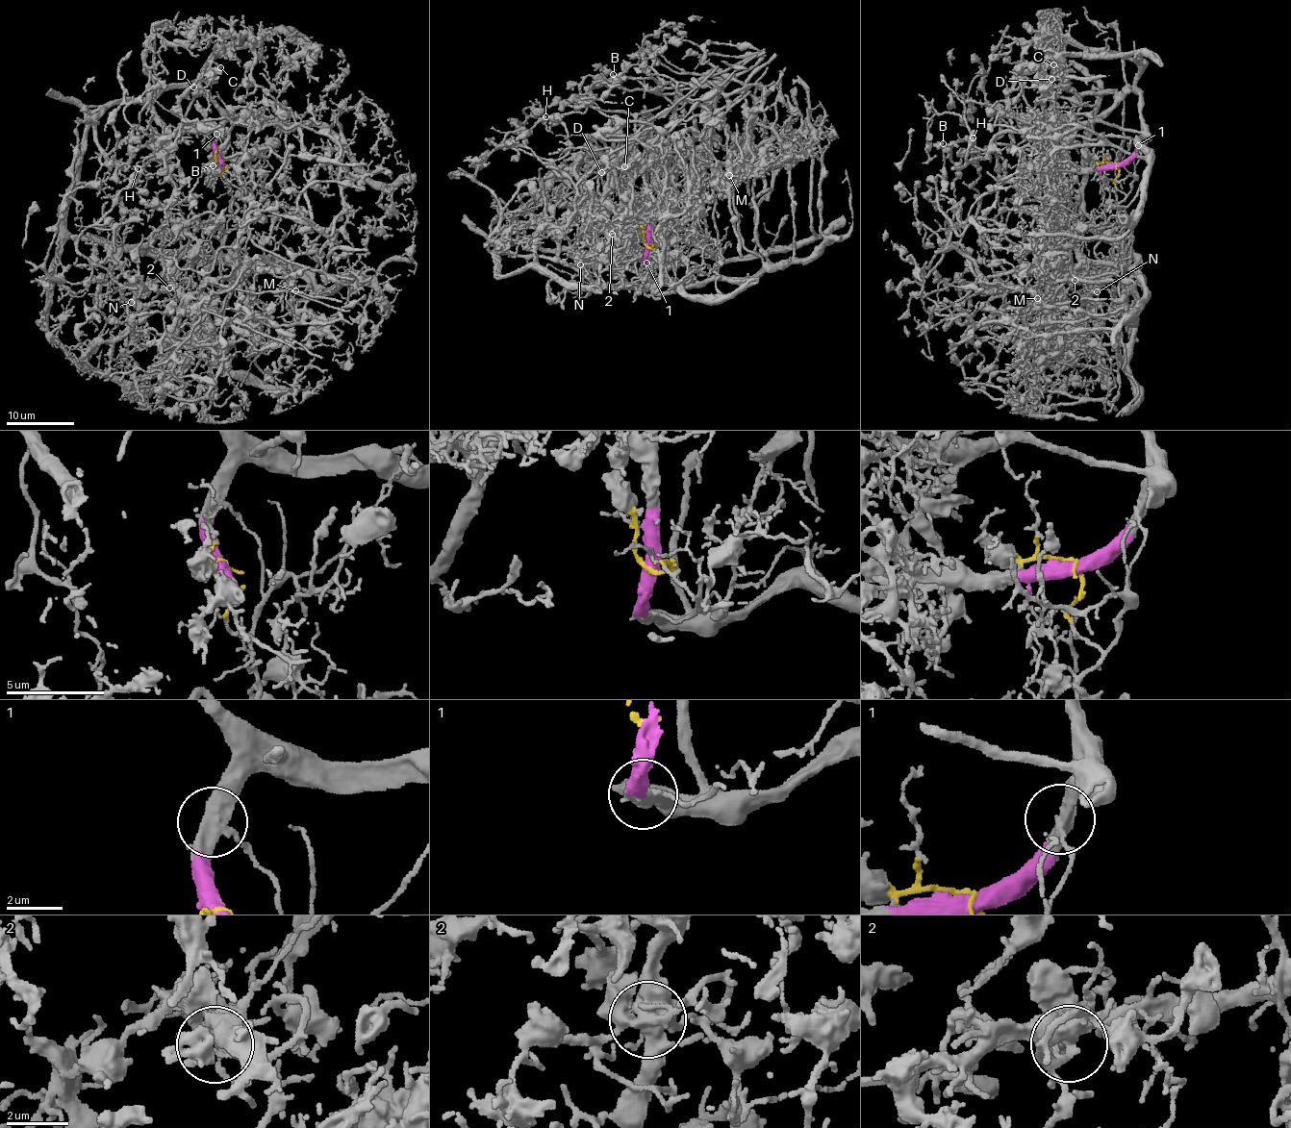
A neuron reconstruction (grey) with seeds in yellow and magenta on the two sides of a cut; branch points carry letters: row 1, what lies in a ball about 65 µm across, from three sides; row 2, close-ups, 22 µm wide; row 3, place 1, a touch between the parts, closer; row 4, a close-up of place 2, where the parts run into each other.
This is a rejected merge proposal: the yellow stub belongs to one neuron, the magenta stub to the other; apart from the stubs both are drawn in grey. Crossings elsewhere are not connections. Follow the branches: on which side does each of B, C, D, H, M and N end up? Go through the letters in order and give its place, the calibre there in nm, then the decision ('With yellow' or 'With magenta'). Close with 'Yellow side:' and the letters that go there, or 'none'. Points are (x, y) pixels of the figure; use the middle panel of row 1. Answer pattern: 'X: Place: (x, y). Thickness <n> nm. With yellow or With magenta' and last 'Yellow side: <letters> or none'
B: Place: (613, 74). Thickness 220 nm. With magenta
C: Place: (624, 166). Thickness 120 nm. With magenta
D: Place: (601, 172). Thickness 240 nm. With magenta
H: Place: (545, 116). Thickness 200 nm. With magenta
M: Place: (729, 175). Thickness 130 nm. With magenta
N: Place: (580, 264). Thickness 90 nm. With yellow
Yellow side: N

